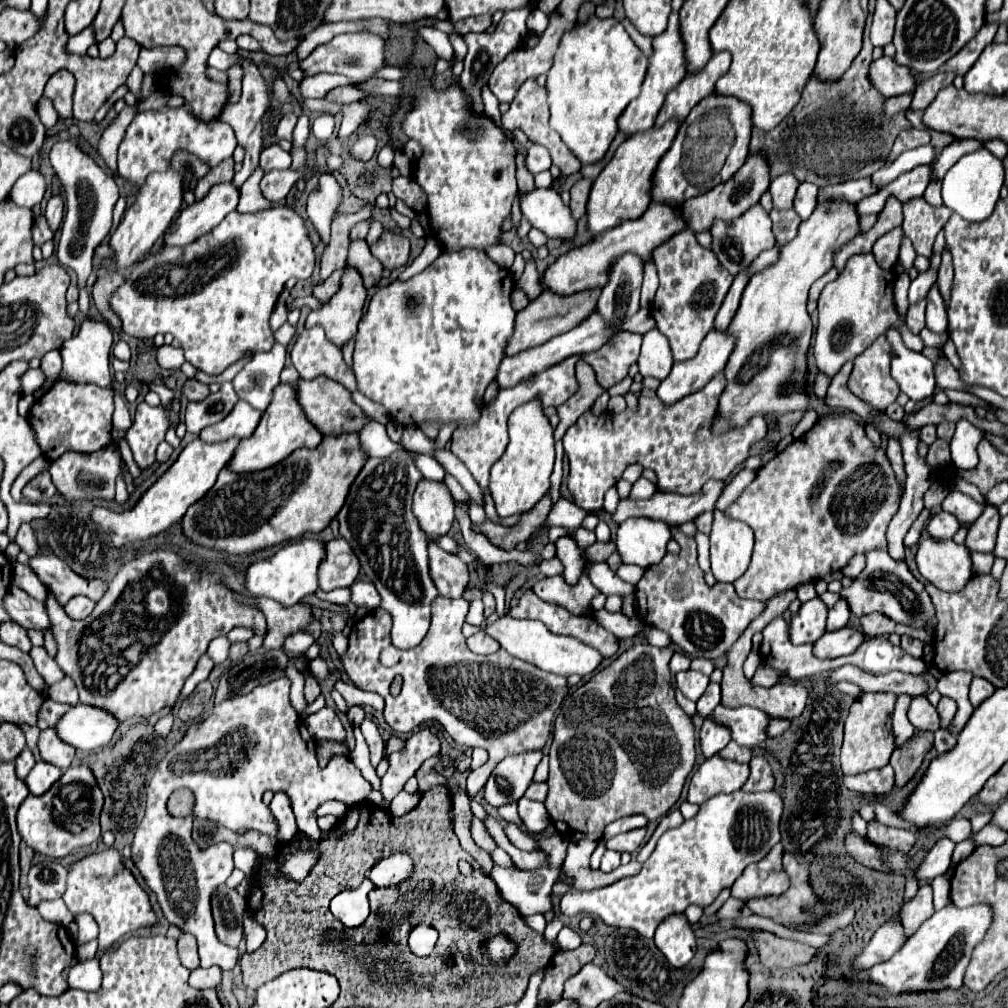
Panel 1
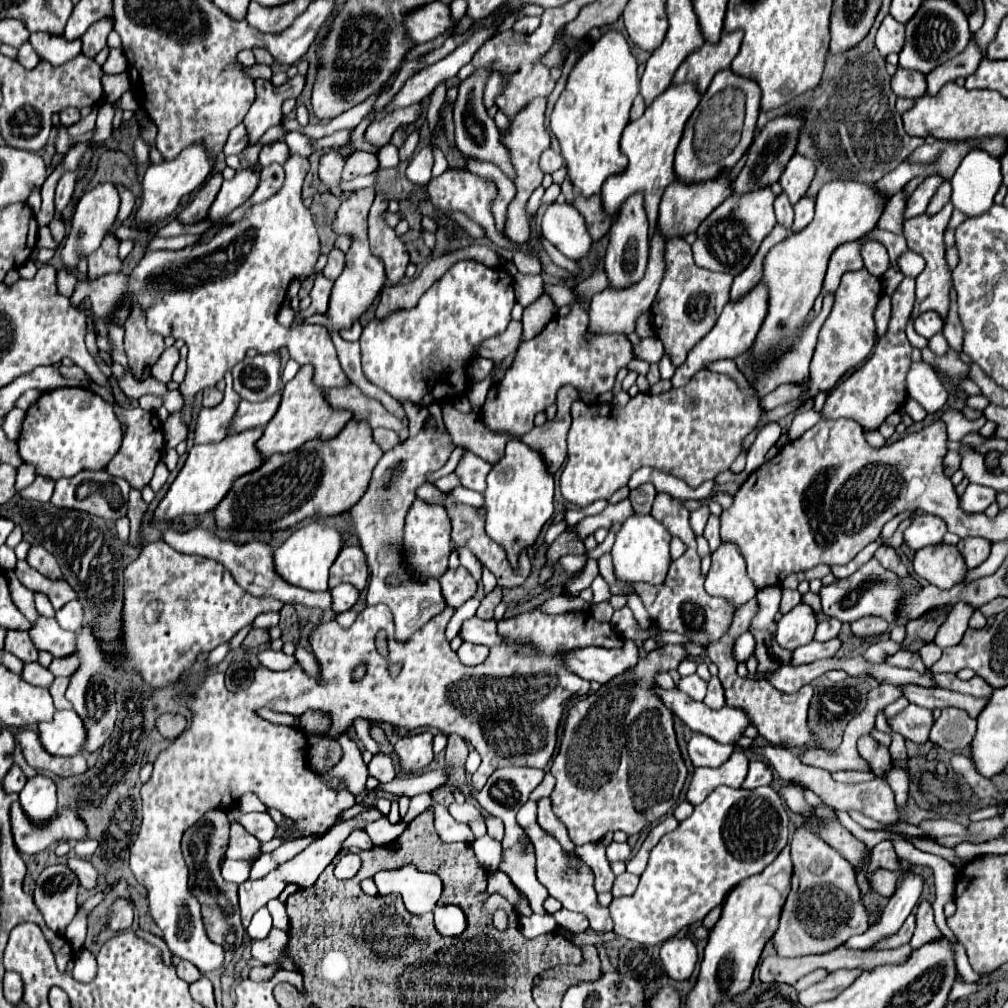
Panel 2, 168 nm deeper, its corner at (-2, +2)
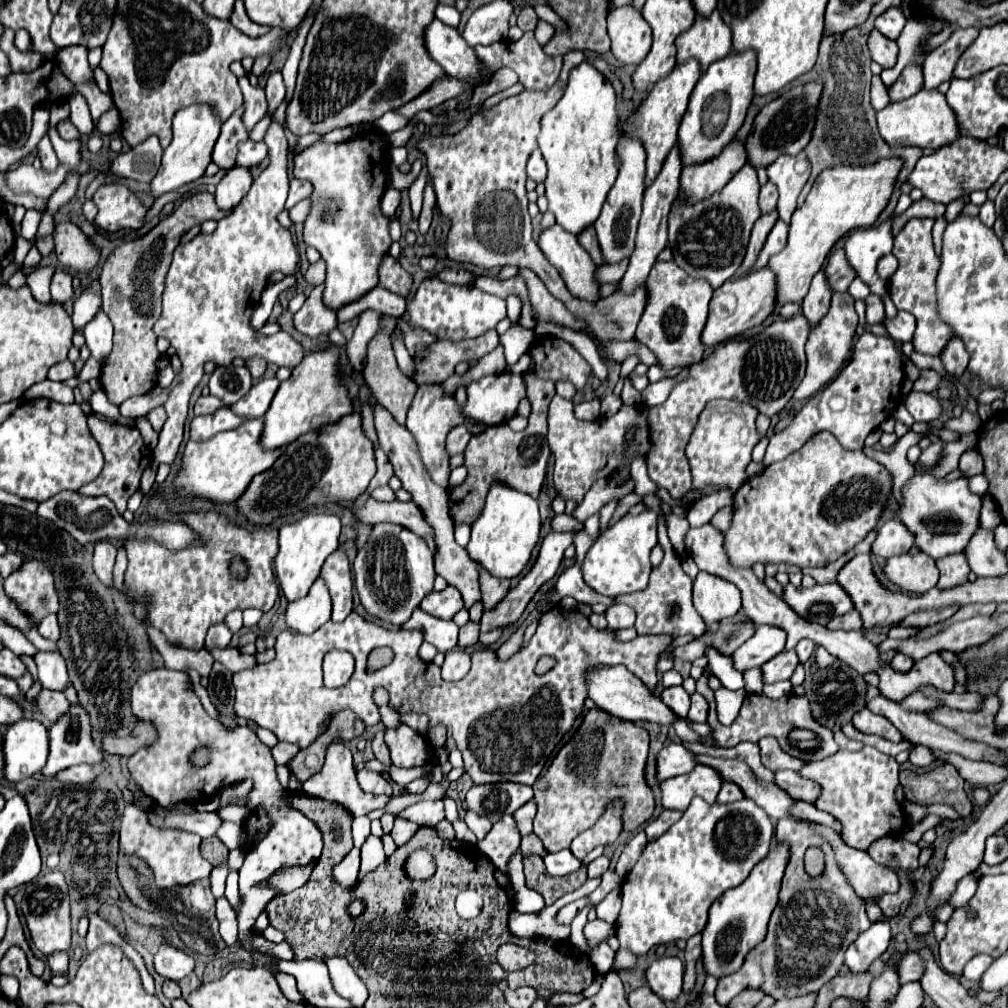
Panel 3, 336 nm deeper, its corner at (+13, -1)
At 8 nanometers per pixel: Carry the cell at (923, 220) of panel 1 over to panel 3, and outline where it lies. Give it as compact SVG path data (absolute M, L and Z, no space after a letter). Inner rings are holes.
M912 219L894 237L892 255L900 265L888 281L888 293L898 311L908 311L916 317L916 331L912 337L914 351L938 357L940 349L944 349L944 345L948 343L948 337L956 337L956 331L940 319L936 309L936 275L940 269L940 259L936 257L932 245L932 225L934 219Z

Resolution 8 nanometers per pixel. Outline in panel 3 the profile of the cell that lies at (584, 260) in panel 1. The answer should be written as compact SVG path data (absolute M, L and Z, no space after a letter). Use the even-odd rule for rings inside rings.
M730 141L730 145L724 147L724 151L706 163L686 165L682 169L680 177L680 193L684 193L690 201L702 201L704 197L710 197L712 193L720 191L734 173L746 163L746 149L740 141Z

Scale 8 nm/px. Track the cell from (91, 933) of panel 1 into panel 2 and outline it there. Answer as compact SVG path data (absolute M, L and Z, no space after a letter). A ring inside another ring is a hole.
M81 948L77 960L73 962L73 978L79 982L93 982L95 974L97 974L97 958L87 948Z

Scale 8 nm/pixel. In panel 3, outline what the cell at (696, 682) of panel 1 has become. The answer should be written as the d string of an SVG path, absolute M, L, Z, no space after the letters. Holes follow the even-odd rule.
M682 685L664 689L662 695L660 695L660 699L664 701L666 707L672 709L672 713L676 713L676 717L686 719L686 713L688 713L688 707L690 707L690 695L684 691Z

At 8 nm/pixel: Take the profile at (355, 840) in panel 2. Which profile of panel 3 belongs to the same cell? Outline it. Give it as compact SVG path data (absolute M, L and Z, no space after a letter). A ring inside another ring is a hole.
M352 849L342 863L338 863L334 867L334 877L338 879L338 883L346 889L351 889L357 882L358 871L360 867L360 851Z

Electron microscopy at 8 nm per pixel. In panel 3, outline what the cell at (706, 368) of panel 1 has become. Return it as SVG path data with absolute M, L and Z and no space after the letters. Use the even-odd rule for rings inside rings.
M764 267L742 279L726 281L720 289L714 291L714 297L710 301L710 315L702 333L702 343L706 347L714 347L726 339L744 333L746 329L764 323L768 315L774 311L774 305L776 305L776 275L772 273L772 269Z

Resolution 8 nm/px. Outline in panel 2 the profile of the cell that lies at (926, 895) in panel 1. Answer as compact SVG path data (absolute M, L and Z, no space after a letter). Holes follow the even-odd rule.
M923 900L917 906L917 928L915 928L915 934L909 944L913 948L919 948L937 938L939 938L939 928L935 926L935 920L933 920L933 906L931 906L931 902Z

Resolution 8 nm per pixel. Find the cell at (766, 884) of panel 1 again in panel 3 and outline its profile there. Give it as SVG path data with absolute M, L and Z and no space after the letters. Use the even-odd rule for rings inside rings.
M780 843L772 847L772 853L768 853L768 857L764 857L764 861L756 865L756 869L752 869L752 873L740 887L732 889L730 893L724 893L720 899L714 901L708 925L702 933L702 957L706 973L720 977L738 971L742 967L744 955L766 937L766 927L778 903L778 891L786 865L788 865L788 847Z

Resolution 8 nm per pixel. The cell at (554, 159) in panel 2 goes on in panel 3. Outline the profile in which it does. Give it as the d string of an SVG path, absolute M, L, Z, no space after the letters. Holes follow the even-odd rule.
M538 149L528 159L528 177L534 179L536 183L544 183L544 177L546 177L546 161L542 159L542 153Z

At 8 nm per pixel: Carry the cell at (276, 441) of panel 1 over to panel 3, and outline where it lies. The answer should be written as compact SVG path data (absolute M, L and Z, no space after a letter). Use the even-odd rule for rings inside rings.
M326 349L318 353L310 353L304 357L304 361L292 369L290 379L280 383L280 389L276 391L270 409L266 411L264 419L264 433L262 433L262 445L266 449L278 449L282 445L288 445L296 441L300 435L308 431L322 429L324 425L330 425L344 415L350 415L352 401L348 395L348 387L342 381L340 375L340 353L338 349Z

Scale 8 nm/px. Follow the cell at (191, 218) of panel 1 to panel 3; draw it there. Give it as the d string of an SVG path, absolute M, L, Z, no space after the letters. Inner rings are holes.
M244 167L230 169L216 187L216 203L220 209L234 209L248 193L252 185L252 173Z

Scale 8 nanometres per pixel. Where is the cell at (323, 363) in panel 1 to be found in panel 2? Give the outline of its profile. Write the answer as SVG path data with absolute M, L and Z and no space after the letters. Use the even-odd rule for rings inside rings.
M291 154L283 168L287 174L283 188L269 200L249 208L239 222L223 226L213 236L205 236L193 248L179 250L177 256L175 250L145 252L129 276L119 272L105 274L97 280L79 280L71 296L75 306L87 296L91 300L91 312L103 320L111 320L125 302L141 304L143 298L153 298L145 310L147 328L161 336L179 334L177 338L183 338L189 348L187 376L179 386L185 398L185 422L189 422L195 392L215 386L227 370L233 370L245 358L249 348L267 354L287 346L295 362L315 368L315 386L331 388L351 384L325 326L301 322L295 330L277 326L275 320L291 280L313 276L319 258L317 230L311 212L301 200L301 184L309 170L309 160Z

